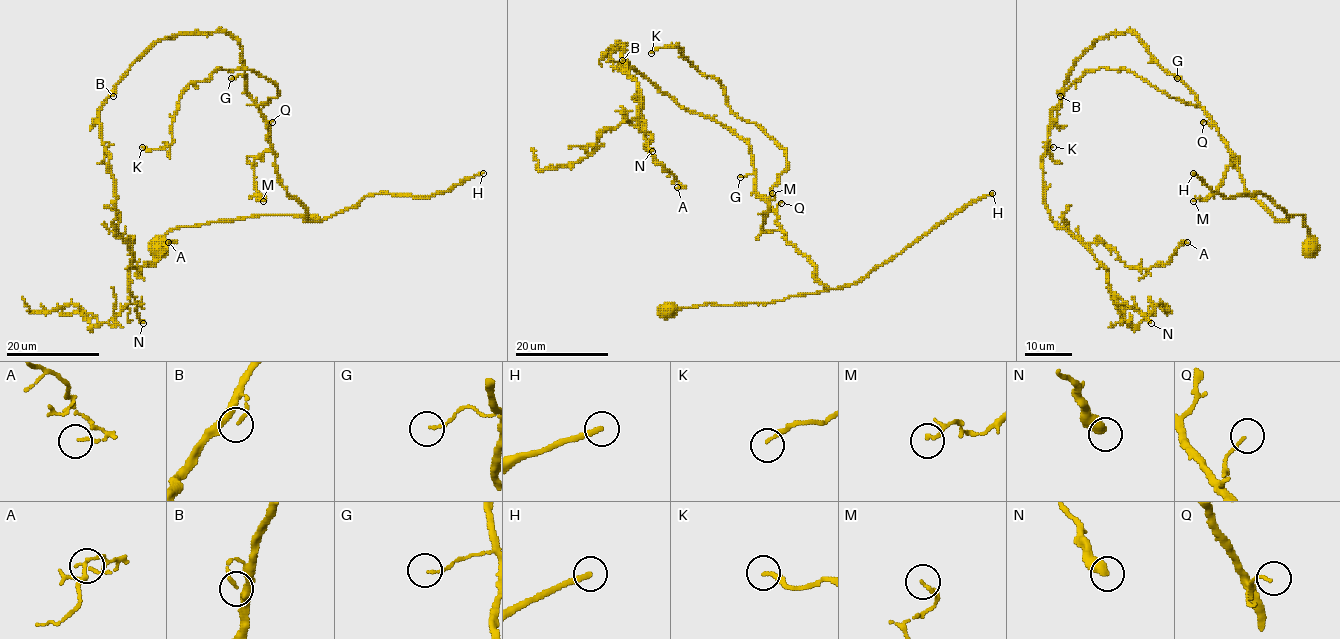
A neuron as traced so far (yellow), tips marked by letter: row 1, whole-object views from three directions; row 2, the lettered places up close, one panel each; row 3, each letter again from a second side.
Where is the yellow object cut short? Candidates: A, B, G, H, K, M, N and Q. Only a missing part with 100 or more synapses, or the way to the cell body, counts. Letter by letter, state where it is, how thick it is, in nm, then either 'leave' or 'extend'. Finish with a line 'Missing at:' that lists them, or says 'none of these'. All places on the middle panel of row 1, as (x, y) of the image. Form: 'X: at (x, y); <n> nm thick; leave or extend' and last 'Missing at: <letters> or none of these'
A: at (677, 187); 100 nm thick; leave
B: at (622, 60); 130 nm thick; leave
G: at (740, 177); 110 nm thick; leave
H: at (992, 193); 240 nm thick; extend
K: at (651, 53); 170 nm thick; leave
M: at (772, 193); 90 nm thick; leave
N: at (652, 151); 500 nm thick; leave
Q: at (781, 203); 110 nm thick; leave
Missing at: H

